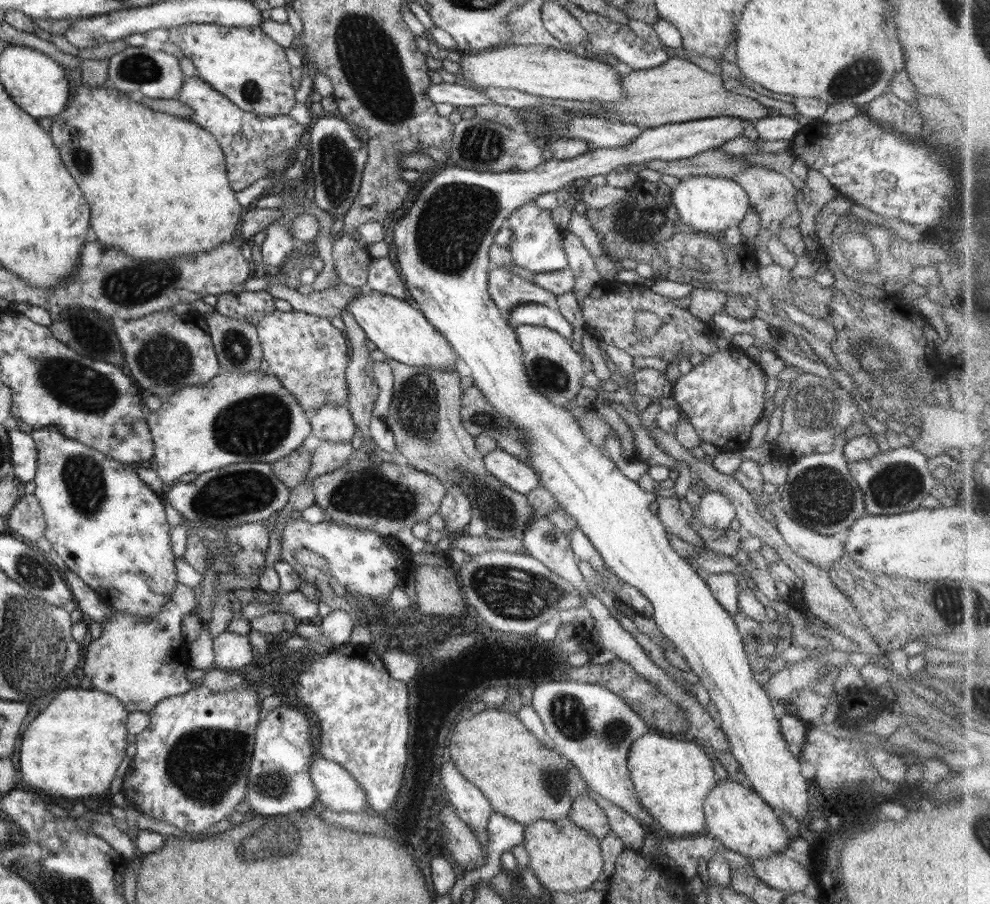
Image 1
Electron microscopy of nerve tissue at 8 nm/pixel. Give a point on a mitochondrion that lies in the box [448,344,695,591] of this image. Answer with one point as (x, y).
(546, 374)

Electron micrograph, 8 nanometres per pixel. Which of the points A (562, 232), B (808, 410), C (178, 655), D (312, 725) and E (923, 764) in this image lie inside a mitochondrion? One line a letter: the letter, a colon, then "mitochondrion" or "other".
A: other
B: mitochondrion
C: other
D: other
E: other

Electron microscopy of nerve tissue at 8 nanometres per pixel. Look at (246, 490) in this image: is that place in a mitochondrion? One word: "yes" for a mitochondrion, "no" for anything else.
yes

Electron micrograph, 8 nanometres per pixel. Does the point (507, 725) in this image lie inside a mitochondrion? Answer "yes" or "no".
no

